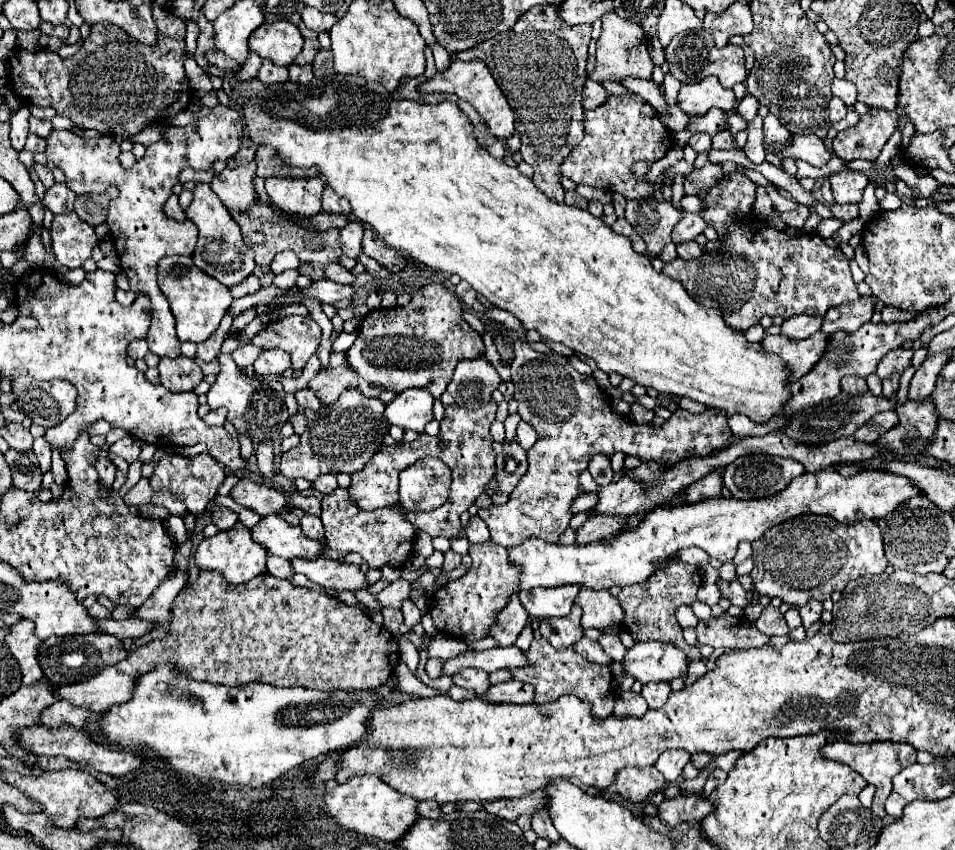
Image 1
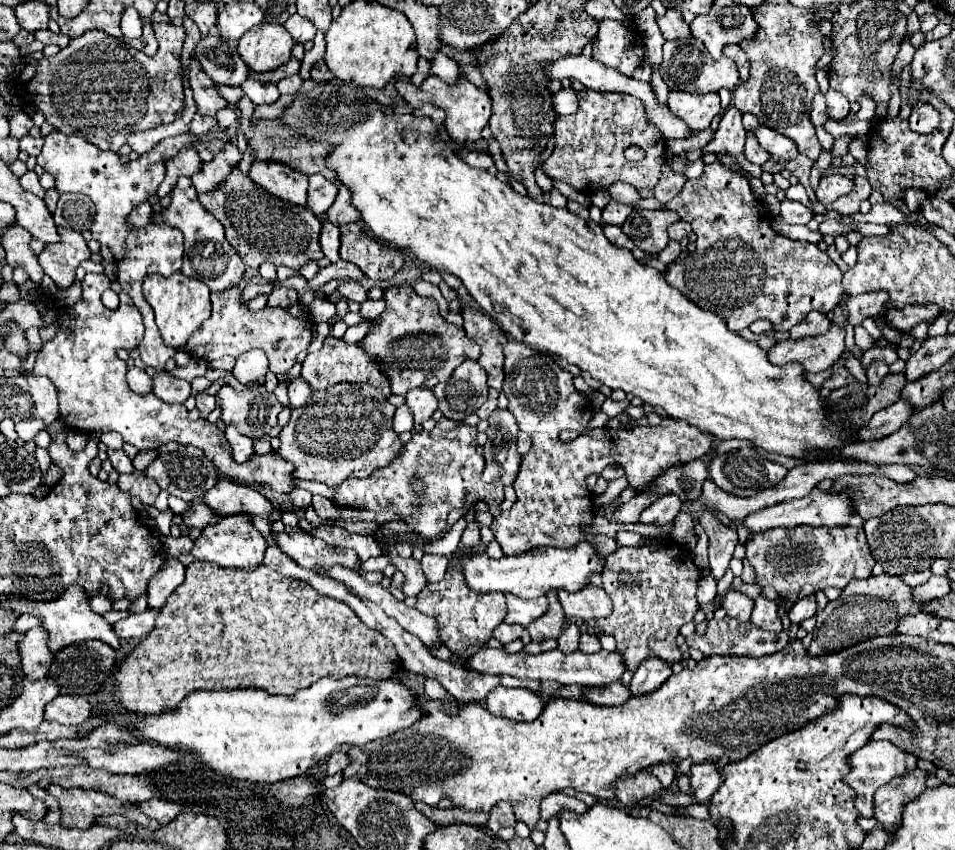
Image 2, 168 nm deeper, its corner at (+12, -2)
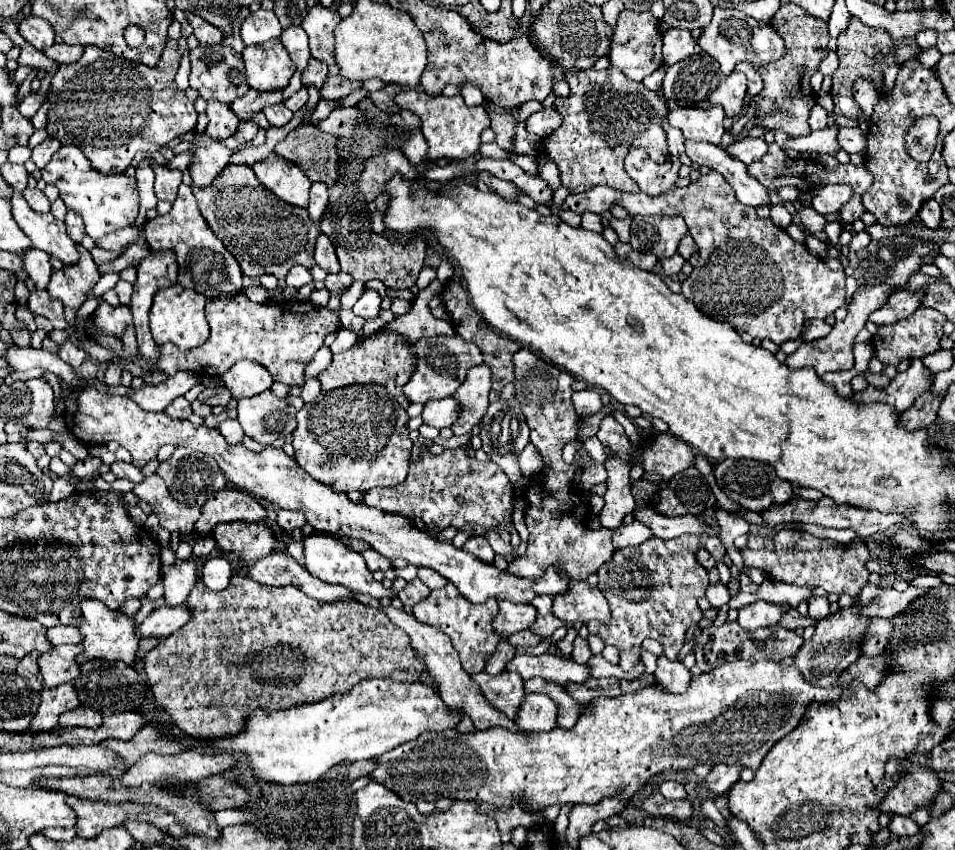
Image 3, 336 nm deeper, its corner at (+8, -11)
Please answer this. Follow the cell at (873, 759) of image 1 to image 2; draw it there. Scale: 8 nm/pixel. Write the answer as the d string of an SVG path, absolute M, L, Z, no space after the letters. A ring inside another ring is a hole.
M868 742L866 746L862 746L860 750L856 750L854 754L848 756L848 764L850 764L850 774L846 776L846 782L856 790L856 796L862 802L854 802L858 812L866 818L870 818L874 814L872 810L872 798L874 792L884 786L886 782L890 782L890 778L896 778L898 774L906 774L906 770L914 770L916 768L916 756L902 752L898 746L890 744L890 742Z

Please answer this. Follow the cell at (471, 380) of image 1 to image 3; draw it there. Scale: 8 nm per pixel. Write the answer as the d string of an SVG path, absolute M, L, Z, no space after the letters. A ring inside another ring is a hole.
M480 363L468 371L466 381L454 393L454 397L462 405L460 419L450 427L454 435L470 433L472 427L480 423L488 407L488 393L490 393L490 367Z

